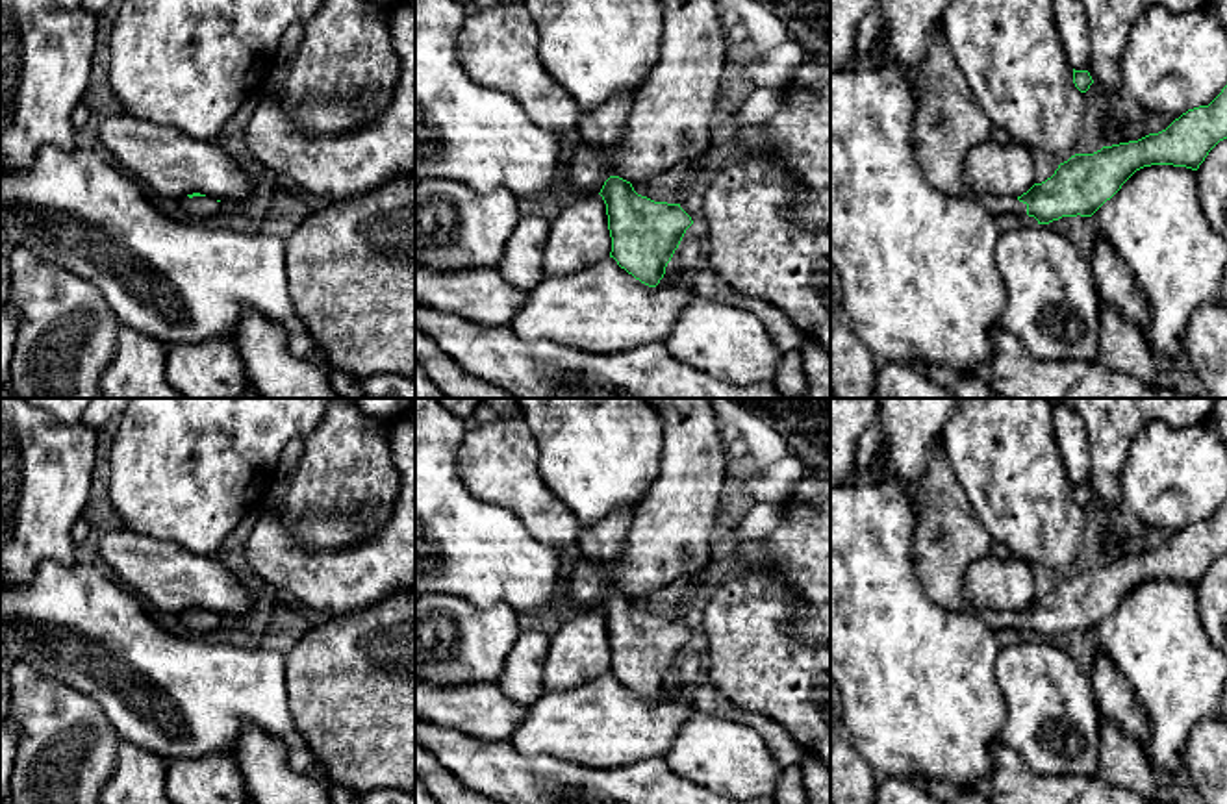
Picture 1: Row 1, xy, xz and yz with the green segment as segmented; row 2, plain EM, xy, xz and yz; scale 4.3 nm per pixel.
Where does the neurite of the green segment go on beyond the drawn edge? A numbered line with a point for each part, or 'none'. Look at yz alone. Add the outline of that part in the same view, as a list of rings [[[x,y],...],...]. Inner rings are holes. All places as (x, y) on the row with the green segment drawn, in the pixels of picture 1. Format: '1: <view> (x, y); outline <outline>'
1: yz (1001, 204); outline [[[975,195],[971,200],[982,204],[992,215],[1010,213],[1018,217],[1027,215],[1027,204],[1019,202],[1016,196],[997,196]]]

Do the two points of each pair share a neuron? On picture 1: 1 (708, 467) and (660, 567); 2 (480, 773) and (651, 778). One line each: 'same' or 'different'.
1: same
2: same

